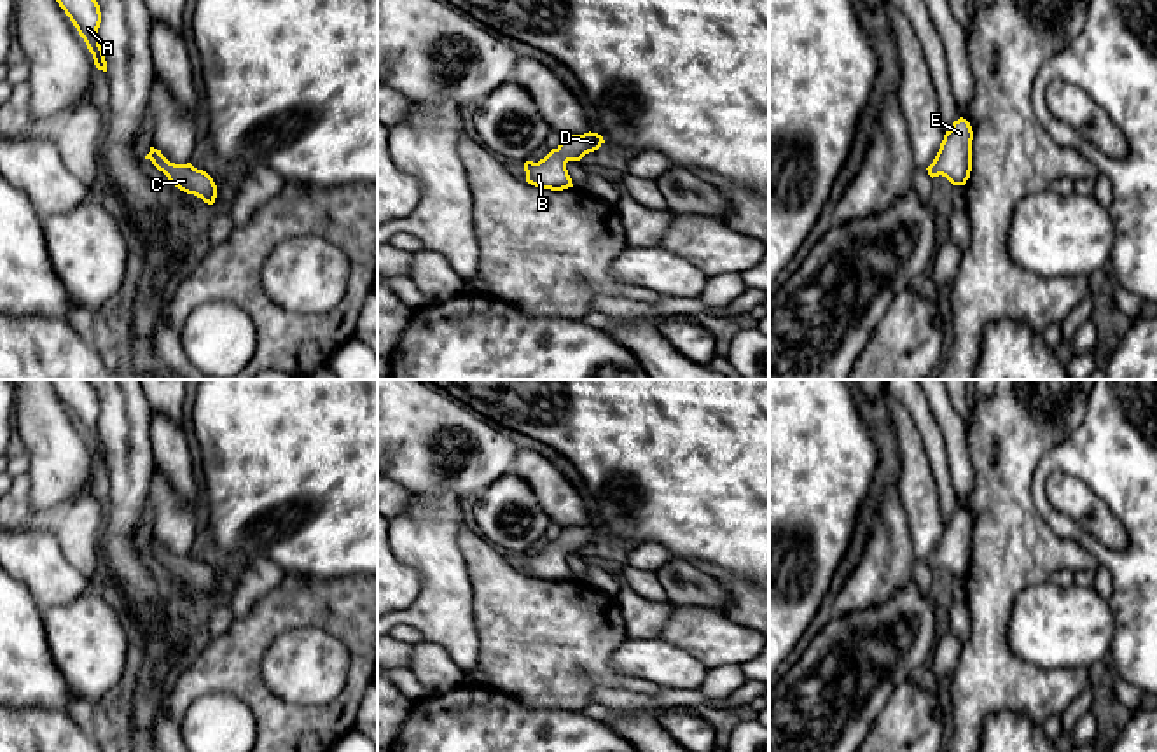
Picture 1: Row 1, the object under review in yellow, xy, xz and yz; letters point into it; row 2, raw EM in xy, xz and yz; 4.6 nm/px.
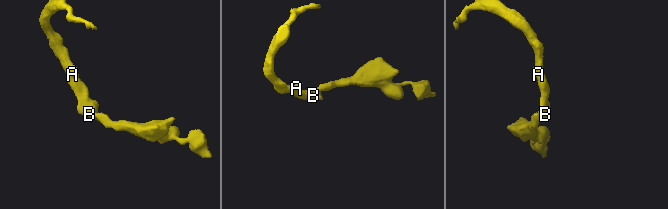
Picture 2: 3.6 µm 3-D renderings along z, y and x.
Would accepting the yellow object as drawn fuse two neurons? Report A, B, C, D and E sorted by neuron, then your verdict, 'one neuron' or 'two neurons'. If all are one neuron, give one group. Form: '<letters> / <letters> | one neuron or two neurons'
A B C D E | one neuron

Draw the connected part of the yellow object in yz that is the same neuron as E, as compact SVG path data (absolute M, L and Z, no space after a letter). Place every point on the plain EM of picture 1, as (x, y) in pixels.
M960 509L946 523L933 554L926 560L928 567L946 568L953 577L965 577L972 563L973 523L966 511Z

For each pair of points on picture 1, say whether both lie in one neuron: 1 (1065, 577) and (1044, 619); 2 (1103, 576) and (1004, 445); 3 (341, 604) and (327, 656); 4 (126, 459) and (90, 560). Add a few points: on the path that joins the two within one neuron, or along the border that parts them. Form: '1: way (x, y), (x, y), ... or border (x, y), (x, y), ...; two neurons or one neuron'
1: border (1053, 579), (1063, 586), (1072, 584); two neurons
2: border (1098, 564), (1093, 569); two neurons
3: border (292, 626), (331, 632), (348, 651), (350, 670); two neurons
4: border (105, 508), (100, 558); two neurons

